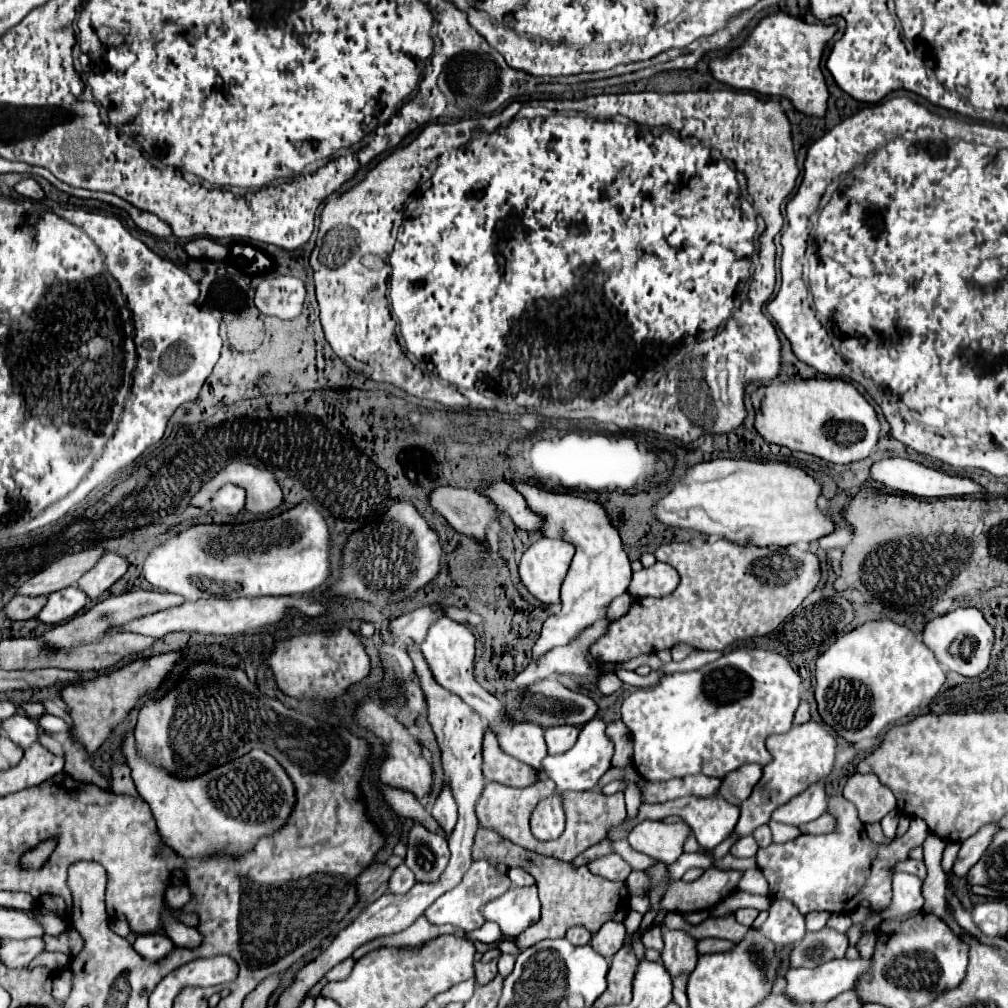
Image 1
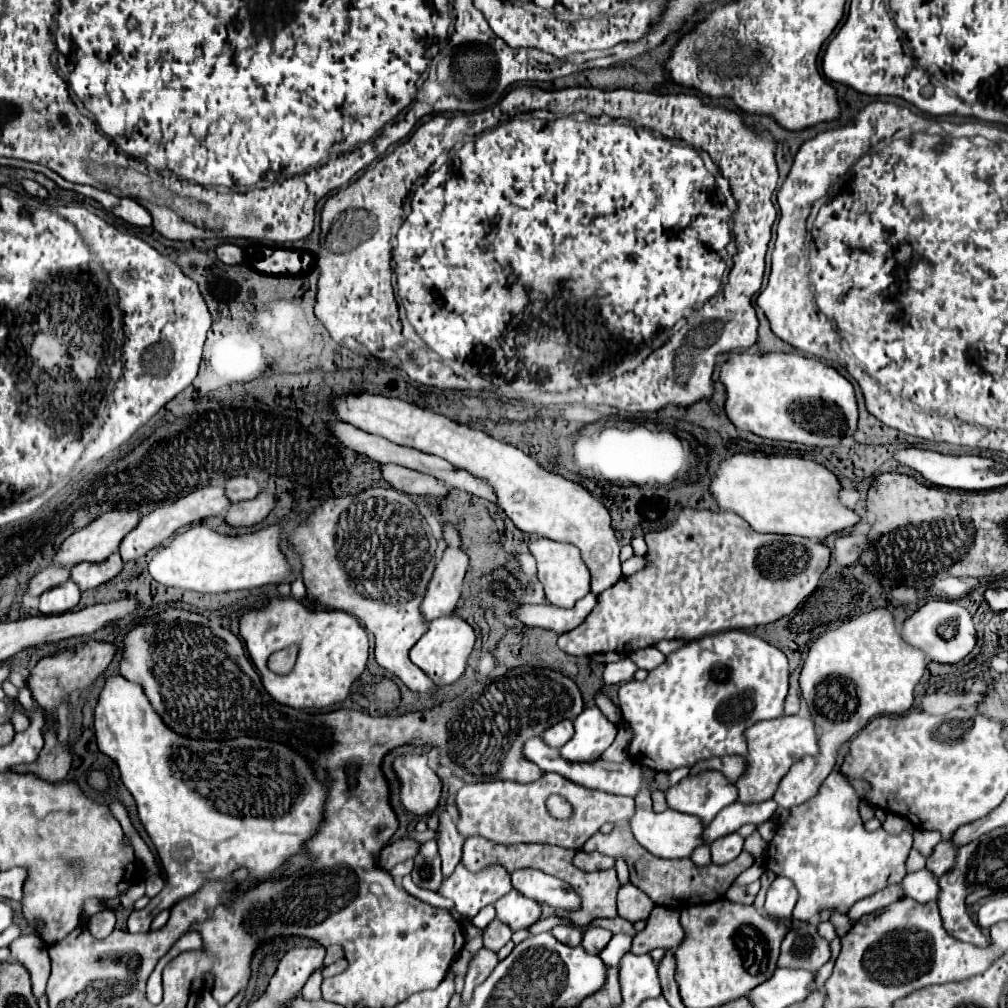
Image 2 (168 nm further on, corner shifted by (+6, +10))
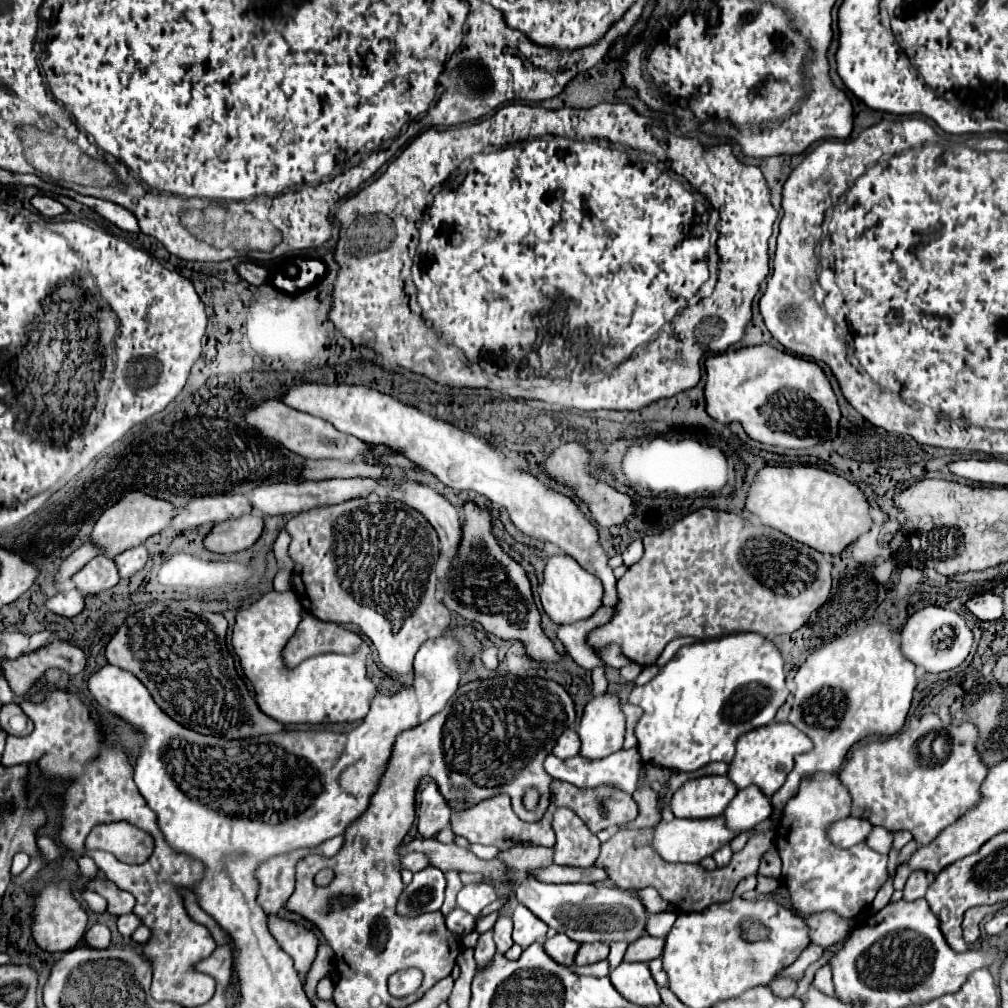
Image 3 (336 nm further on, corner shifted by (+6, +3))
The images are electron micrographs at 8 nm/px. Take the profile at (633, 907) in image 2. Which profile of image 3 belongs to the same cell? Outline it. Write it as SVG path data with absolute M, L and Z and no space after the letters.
M660 912L660 914L650 914L650 920L648 920L648 934L650 936L656 936L656 938L662 938L666 936L672 926L676 922L676 914L674 912Z

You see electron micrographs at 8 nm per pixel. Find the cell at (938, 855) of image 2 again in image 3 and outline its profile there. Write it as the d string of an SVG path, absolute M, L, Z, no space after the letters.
M912 872L910 874L910 878L906 880L906 886L904 886L904 896L902 896L902 900L906 900L906 902L914 902L914 900L918 900L918 898L922 898L924 894L926 894L926 888L928 888L928 884L930 884L930 874L926 874L926 872Z

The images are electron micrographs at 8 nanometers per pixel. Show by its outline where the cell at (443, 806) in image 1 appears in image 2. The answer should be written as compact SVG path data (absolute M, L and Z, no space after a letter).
M440 809L438 811L438 819L440 819L440 825L438 825L438 847L440 847L440 857L442 857L442 873L444 877L448 877L454 867L460 863L460 857L462 857L462 845L464 845L464 837L458 833L448 809Z

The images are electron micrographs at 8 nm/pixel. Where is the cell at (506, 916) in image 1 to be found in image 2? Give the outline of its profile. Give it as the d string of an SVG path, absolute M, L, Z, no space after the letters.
M516 889L500 897L494 903L494 907L496 907L496 917L502 923L506 923L512 931L526 929L532 923L536 923L540 917L540 903L530 897L524 897Z

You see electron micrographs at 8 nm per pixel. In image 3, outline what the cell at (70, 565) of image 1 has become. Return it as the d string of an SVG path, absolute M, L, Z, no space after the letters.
M134 490L134 492L124 494L114 506L110 506L98 518L98 522L94 526L94 534L92 534L90 540L94 544L98 544L106 552L106 556L116 556L118 552L132 548L132 546L138 546L146 538L168 528L172 518L174 518L174 506L170 502L160 500L156 496L150 496L150 494L144 494L140 490Z

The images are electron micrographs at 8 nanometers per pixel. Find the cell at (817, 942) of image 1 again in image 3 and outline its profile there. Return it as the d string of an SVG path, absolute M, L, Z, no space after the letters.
M776 978L772 984L770 984L770 990L780 996L780 998L790 998L796 990L796 982L792 980L786 980L786 978Z

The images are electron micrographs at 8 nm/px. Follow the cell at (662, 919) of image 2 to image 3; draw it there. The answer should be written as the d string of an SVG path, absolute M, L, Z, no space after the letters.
M642 936L642 940L636 940L626 948L624 962L650 962L662 954L664 938L654 936Z

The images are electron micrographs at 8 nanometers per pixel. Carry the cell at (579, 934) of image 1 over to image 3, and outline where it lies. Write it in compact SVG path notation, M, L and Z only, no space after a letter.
M556 934L552 938L548 938L544 942L544 950L546 954L556 960L558 964L562 966L572 966L574 964L574 956L578 952L578 944L574 940L570 940L568 936L562 936L562 934Z

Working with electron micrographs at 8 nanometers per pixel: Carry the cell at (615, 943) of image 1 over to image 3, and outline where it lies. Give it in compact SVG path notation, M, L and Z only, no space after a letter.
M594 942L594 944L582 944L578 954L576 954L576 960L574 964L578 966L584 966L584 964L594 964L594 962L600 962L600 960L606 960L608 956L608 944L602 944L602 942Z

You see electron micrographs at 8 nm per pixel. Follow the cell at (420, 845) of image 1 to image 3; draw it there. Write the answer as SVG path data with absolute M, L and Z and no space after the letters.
M430 866L414 874L412 882L402 890L396 906L396 914L406 918L416 918L420 914L436 912L444 902L446 878L436 866Z

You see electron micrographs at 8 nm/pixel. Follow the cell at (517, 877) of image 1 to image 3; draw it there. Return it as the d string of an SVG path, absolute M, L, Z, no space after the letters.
M534 878L516 886L516 898L528 910L532 910L552 930L570 936L578 944L586 942L636 942L646 936L648 912L634 890L622 890L612 886L594 884L544 884Z

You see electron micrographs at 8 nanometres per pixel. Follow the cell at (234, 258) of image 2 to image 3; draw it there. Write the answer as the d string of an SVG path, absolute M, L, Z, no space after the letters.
M242 262L242 264L238 264L236 270L238 270L242 280L246 280L248 284L254 284L254 286L266 284L270 278L270 272L264 266L256 266L252 262Z

